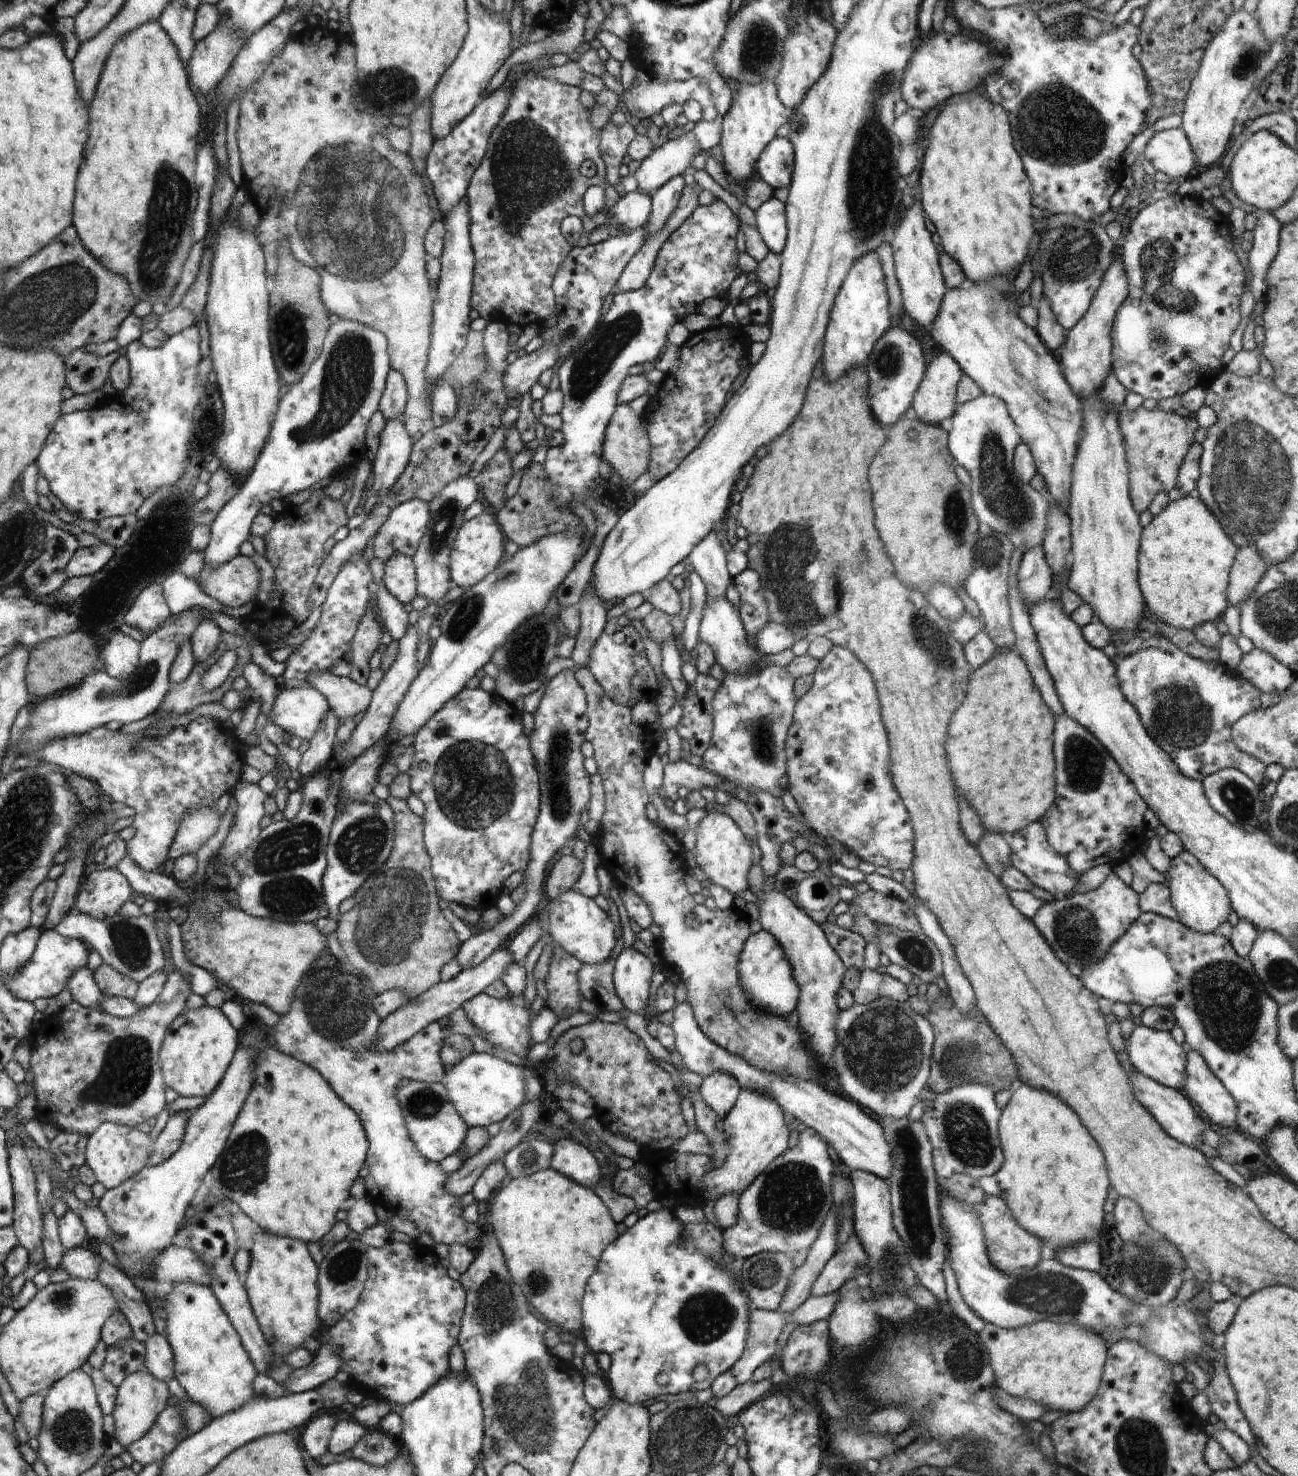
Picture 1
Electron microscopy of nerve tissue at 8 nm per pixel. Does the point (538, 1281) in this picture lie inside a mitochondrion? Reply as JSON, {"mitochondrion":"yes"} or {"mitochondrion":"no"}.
{"mitochondrion":"yes"}

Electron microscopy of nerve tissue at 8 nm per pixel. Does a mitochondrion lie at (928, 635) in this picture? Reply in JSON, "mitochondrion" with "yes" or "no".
{"mitochondrion":"yes"}

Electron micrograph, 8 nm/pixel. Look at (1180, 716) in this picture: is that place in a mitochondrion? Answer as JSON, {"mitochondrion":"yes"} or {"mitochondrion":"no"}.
{"mitochondrion":"yes"}

